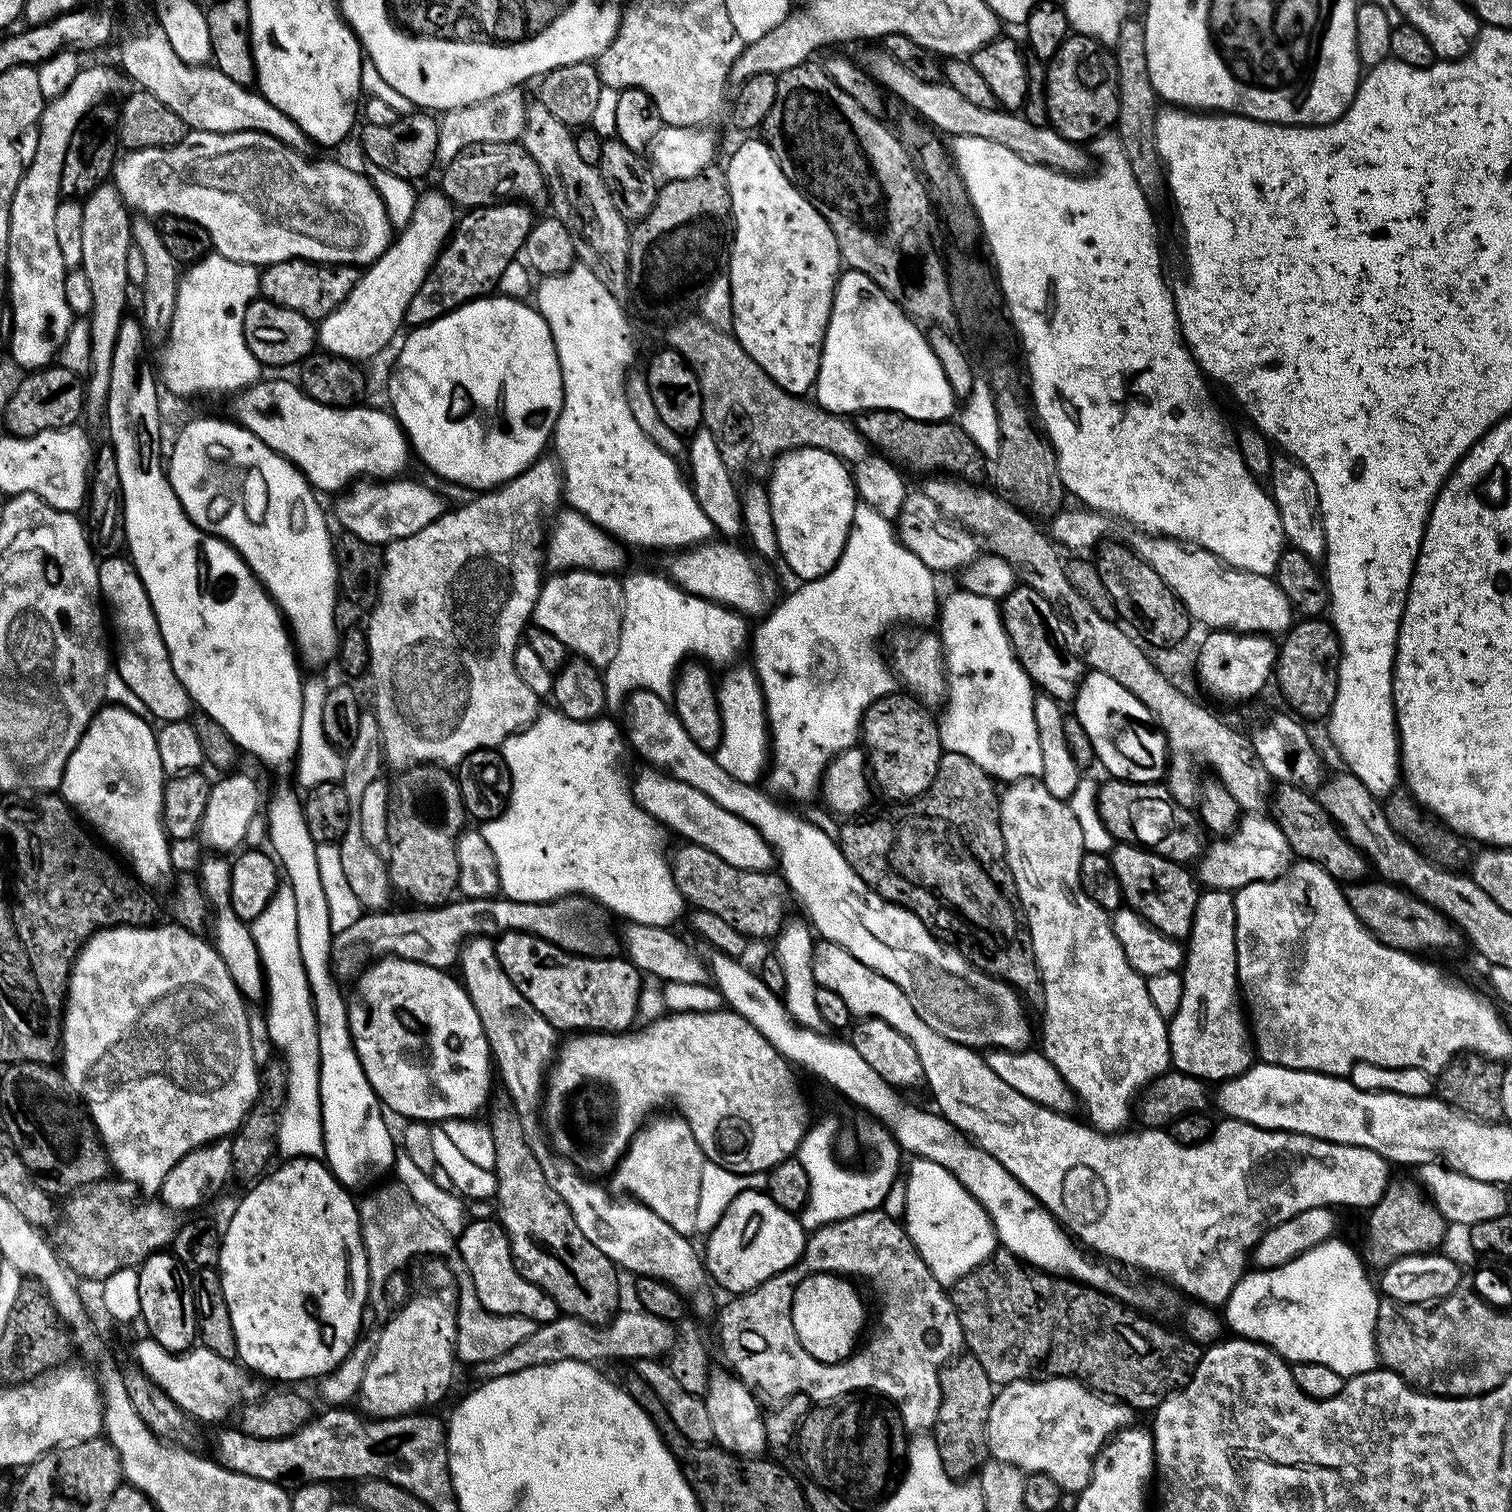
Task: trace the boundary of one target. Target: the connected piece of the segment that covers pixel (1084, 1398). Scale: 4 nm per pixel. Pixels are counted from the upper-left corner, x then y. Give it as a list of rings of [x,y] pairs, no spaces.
[[[1054,1376],[1047,1380],[1019,1380],[1003,1385],[991,1404],[987,1420],[989,1455],[998,1461],[1013,1464],[1025,1474],[1037,1472],[1054,1478],[1061,1491],[1080,1493],[1092,1477],[1092,1461],[1104,1445],[1133,1423],[1133,1409],[1127,1404],[1093,1390],[1084,1381],[1071,1376]]]

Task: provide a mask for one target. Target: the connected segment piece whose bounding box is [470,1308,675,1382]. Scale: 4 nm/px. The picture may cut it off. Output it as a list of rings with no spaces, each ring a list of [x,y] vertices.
[[[641,1309],[619,1311],[607,1325],[590,1324],[580,1318],[561,1315],[550,1323],[539,1325],[534,1334],[518,1343],[506,1354],[494,1360],[471,1365],[470,1372],[476,1382],[505,1377],[506,1374],[518,1373],[520,1370],[538,1365],[548,1365],[560,1361],[582,1361],[597,1363],[608,1358],[660,1358],[667,1355],[675,1340],[675,1327],[667,1320],[654,1316]]]

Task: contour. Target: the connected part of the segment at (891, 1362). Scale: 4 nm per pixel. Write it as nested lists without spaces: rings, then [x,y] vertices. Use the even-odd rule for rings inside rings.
[[[880,1208],[872,1209],[869,1212],[854,1214],[853,1217],[842,1218],[840,1221],[832,1221],[828,1225],[817,1228],[804,1241],[804,1249],[800,1255],[797,1264],[790,1265],[786,1270],[782,1270],[777,1276],[771,1276],[766,1282],[762,1282],[757,1288],[751,1288],[749,1292],[736,1294],[731,1297],[732,1300],[728,1304],[728,1312],[724,1312],[720,1316],[720,1340],[728,1347],[728,1360],[731,1371],[739,1376],[745,1384],[753,1389],[765,1388],[770,1395],[776,1399],[776,1402],[783,1401],[790,1396],[807,1396],[812,1402],[835,1402],[841,1398],[847,1397],[849,1394],[875,1394],[877,1397],[883,1398],[885,1401],[891,1402],[896,1411],[900,1413],[902,1422],[904,1423],[904,1431],[908,1434],[924,1434],[936,1427],[936,1419],[938,1418],[938,1406],[940,1405],[940,1371],[944,1369],[945,1364],[949,1360],[961,1355],[962,1349],[965,1347],[964,1331],[958,1322],[958,1314],[956,1307],[952,1301],[951,1295],[946,1291],[945,1285],[938,1282],[938,1278],[934,1278],[934,1274],[930,1274],[930,1266],[926,1266],[926,1262],[922,1262],[922,1254],[918,1254],[918,1250],[914,1246],[914,1242],[908,1237],[908,1229],[904,1227],[899,1219],[896,1220],[890,1213],[884,1212]],[[826,1273],[836,1276],[855,1278],[865,1280],[872,1287],[872,1292],[876,1295],[876,1304],[880,1309],[876,1312],[876,1321],[871,1321],[870,1327],[867,1329],[866,1338],[868,1341],[861,1343],[855,1349],[851,1356],[845,1360],[837,1362],[834,1365],[836,1372],[836,1384],[816,1384],[815,1372],[818,1370],[816,1360],[803,1349],[798,1338],[795,1336],[794,1324],[791,1322],[791,1304],[794,1302],[795,1288],[802,1280],[811,1274]]]

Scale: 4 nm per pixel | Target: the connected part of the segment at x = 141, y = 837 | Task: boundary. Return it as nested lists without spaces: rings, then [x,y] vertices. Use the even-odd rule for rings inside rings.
[[[118,704],[101,706],[80,735],[80,741],[63,761],[62,771],[58,776],[58,792],[77,817],[87,821],[94,832],[96,827],[95,835],[105,845],[111,846],[125,861],[128,859],[132,863],[130,868],[136,879],[145,886],[152,886],[151,884],[162,883],[168,875],[171,877],[173,872],[172,852],[168,849],[170,841],[162,818],[166,773],[162,758],[158,758],[157,729],[151,728],[146,721],[148,720],[144,716],[134,714],[129,708],[121,708]]]

